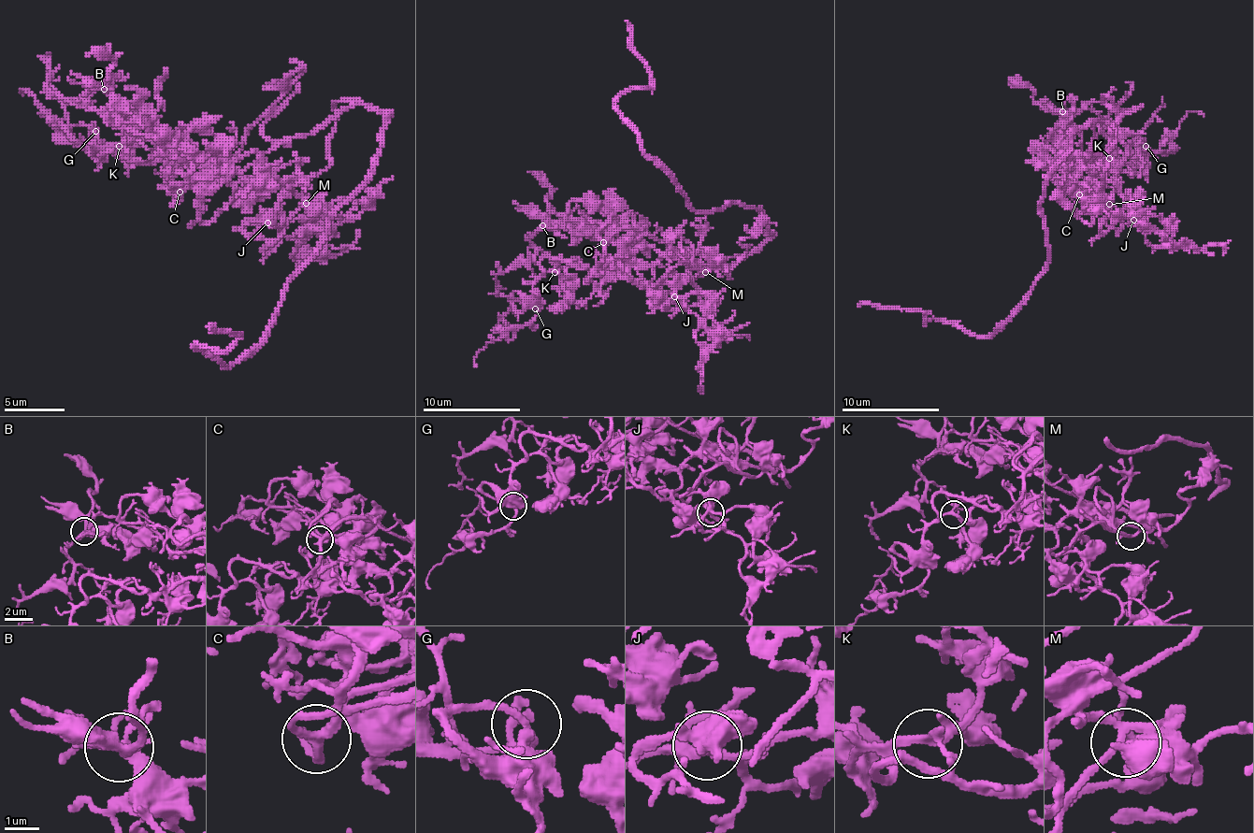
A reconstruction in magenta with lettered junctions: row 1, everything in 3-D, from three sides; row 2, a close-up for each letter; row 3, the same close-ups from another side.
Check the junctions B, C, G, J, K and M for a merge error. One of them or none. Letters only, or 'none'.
none

